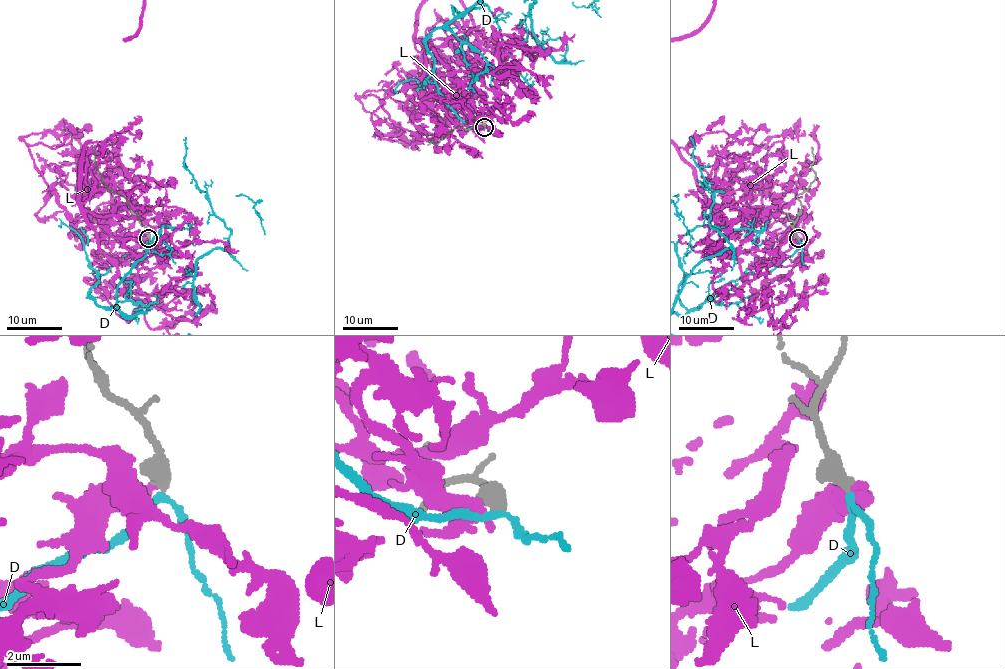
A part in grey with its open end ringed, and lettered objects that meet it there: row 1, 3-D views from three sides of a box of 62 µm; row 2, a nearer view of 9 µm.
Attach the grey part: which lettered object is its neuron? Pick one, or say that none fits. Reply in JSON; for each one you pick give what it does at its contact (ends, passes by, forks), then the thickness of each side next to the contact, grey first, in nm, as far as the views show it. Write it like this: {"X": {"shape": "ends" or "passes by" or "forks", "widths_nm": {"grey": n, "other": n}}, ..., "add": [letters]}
{"D": {"shape": "passes by", "widths_nm": {"grey": 500, "other": 160}}, "add": ["D"]}

